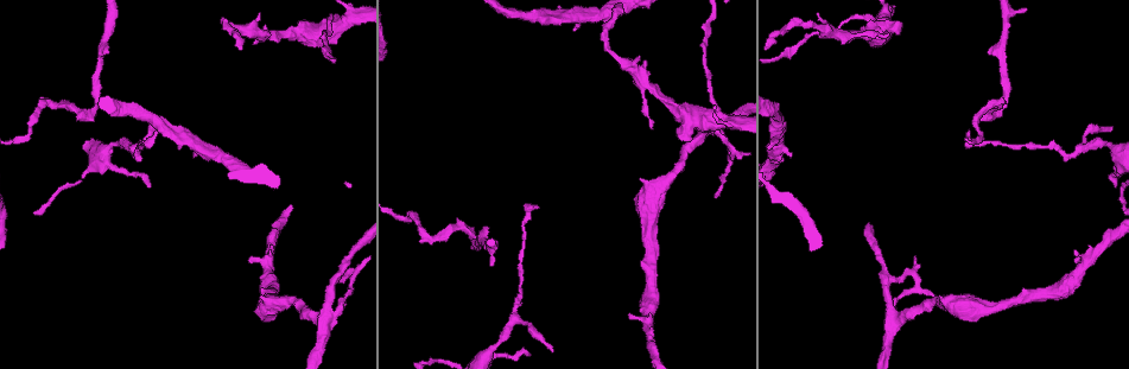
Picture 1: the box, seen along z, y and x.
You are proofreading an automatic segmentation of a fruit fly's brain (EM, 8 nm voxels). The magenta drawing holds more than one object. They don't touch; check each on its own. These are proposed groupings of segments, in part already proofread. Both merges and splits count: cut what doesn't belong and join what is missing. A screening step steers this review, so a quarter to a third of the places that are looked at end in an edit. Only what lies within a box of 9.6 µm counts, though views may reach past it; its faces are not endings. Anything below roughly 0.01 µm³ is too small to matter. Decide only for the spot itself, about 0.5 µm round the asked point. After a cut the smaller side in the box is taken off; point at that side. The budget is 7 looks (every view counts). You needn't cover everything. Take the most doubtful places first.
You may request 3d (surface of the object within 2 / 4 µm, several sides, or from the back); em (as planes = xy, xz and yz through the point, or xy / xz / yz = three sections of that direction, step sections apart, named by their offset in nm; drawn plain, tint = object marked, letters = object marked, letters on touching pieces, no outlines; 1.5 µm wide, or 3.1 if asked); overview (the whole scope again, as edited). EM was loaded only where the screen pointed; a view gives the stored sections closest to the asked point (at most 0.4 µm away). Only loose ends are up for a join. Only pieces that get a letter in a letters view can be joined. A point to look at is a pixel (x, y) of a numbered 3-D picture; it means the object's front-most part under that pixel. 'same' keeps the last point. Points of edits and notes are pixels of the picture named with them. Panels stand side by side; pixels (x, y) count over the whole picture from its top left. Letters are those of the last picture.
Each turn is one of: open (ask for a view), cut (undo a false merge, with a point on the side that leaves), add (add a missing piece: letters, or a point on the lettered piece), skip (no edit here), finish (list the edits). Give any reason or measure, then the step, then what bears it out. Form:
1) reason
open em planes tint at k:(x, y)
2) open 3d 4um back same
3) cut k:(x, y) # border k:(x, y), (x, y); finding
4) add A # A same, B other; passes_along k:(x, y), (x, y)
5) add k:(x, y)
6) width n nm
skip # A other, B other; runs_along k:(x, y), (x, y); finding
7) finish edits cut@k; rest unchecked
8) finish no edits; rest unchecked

branch stops here
open em planes plain at 1:(715, 194)

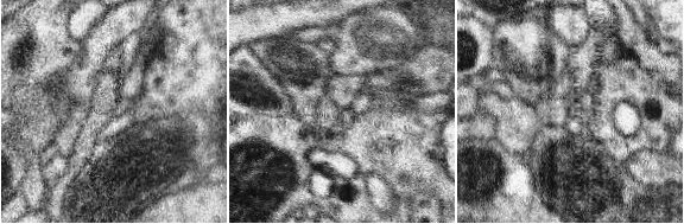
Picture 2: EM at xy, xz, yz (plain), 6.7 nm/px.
open em planes letters same

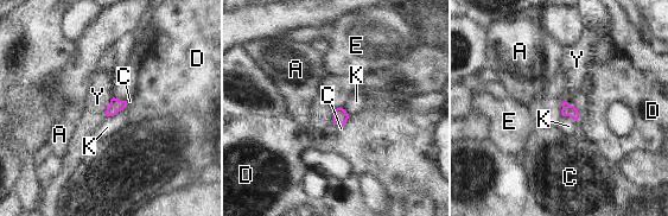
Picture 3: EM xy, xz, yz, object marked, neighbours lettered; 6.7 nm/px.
skip # A other, C other, D other, E other, K other, Y other; border 3:(113, 97), (105, 115); no lettered piece goes on from it

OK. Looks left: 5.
thin end
open em planes plain at 1:(1111, 126)

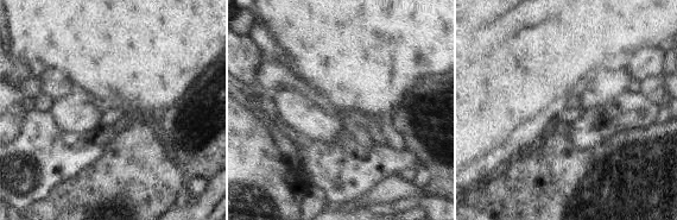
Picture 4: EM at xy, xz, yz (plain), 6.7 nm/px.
open em planes tint same

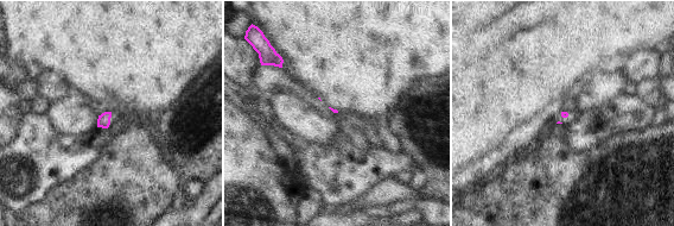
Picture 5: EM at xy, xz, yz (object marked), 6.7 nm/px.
open em planes letters same

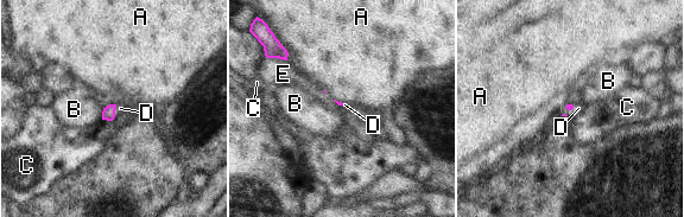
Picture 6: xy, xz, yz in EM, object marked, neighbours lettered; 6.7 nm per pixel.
add D # A other, B other, C other, D same, E other; the neuron continues

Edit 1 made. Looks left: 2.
finish edits add@6; rest unchecked

